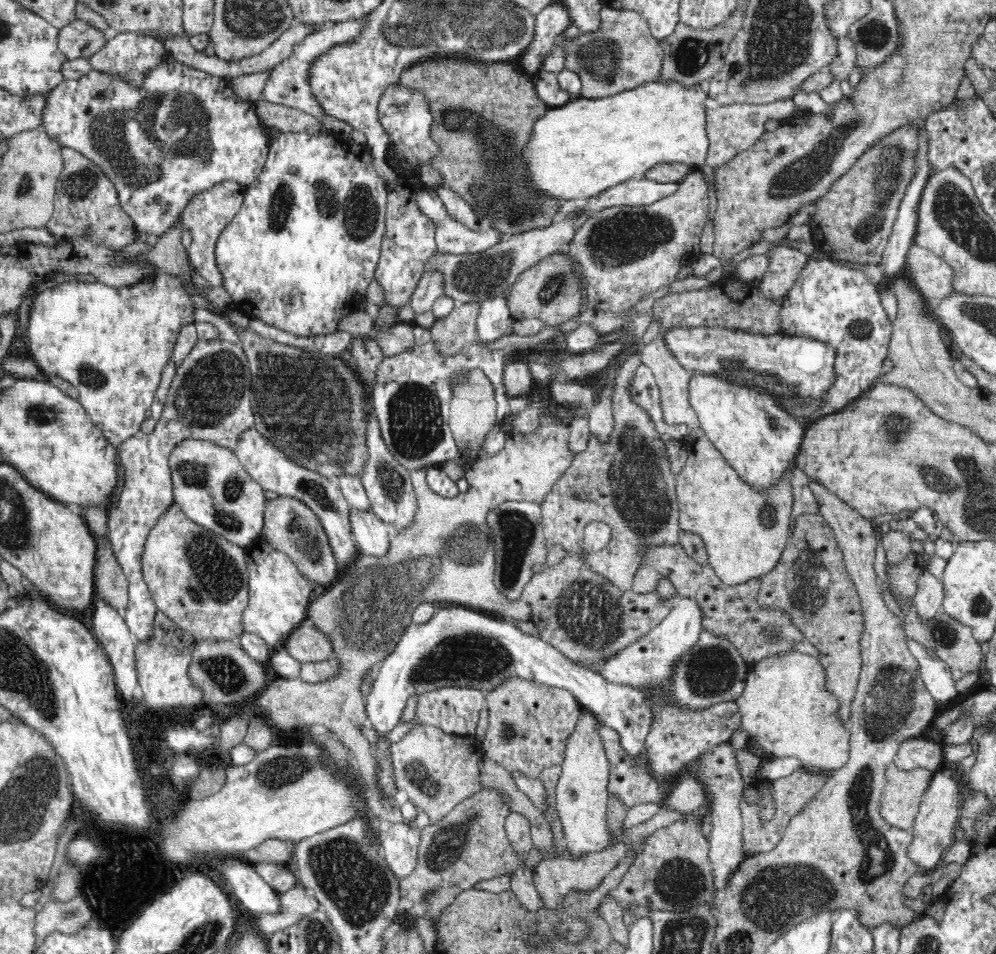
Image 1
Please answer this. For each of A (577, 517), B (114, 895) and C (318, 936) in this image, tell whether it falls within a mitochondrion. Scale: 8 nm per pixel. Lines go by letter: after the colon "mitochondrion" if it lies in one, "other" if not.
A: other
B: mitochondrion
C: mitochondrion

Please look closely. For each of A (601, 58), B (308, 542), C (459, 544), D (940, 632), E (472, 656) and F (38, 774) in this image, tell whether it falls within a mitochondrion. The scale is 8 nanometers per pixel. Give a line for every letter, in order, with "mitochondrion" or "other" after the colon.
A: mitochondrion
B: mitochondrion
C: mitochondrion
D: mitochondrion
E: mitochondrion
F: mitochondrion

